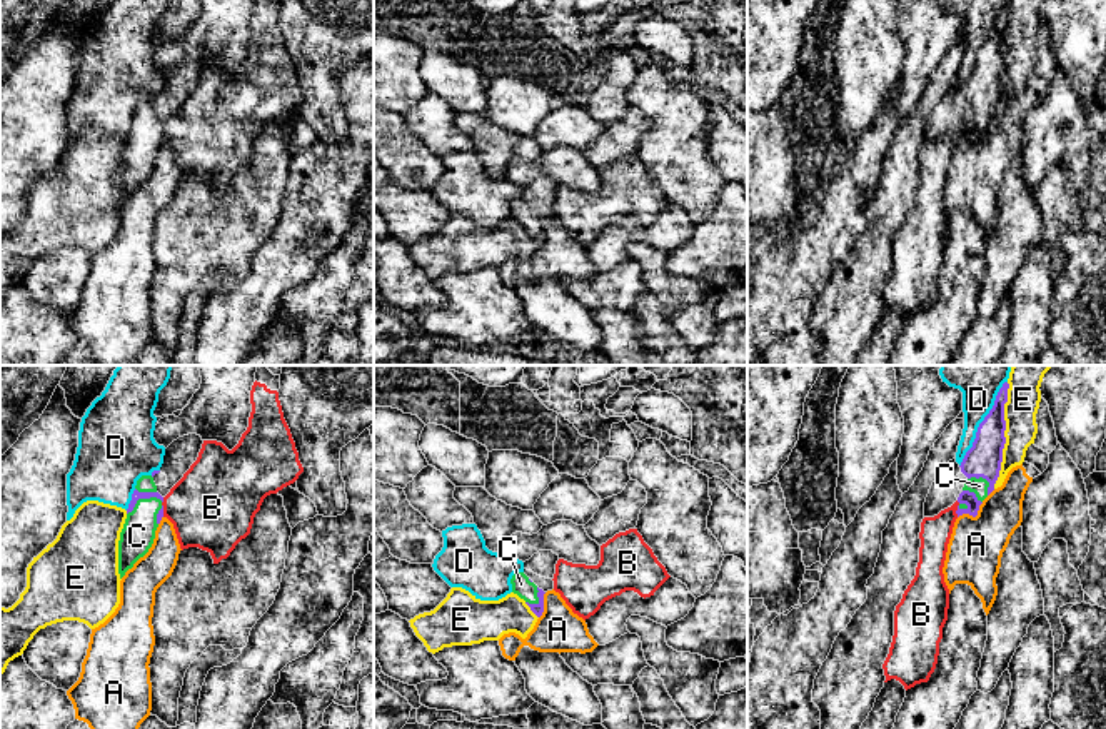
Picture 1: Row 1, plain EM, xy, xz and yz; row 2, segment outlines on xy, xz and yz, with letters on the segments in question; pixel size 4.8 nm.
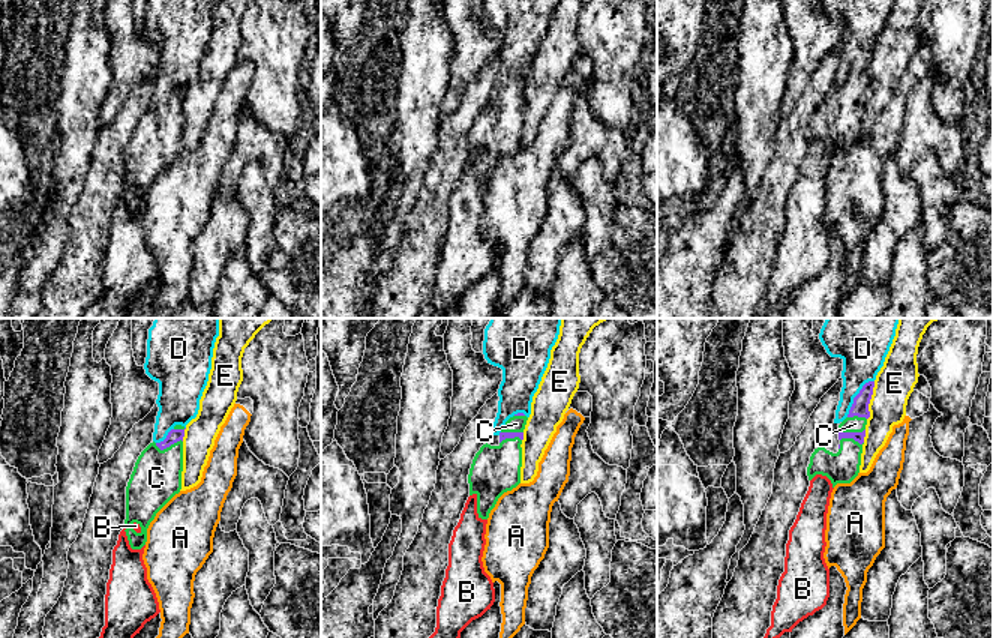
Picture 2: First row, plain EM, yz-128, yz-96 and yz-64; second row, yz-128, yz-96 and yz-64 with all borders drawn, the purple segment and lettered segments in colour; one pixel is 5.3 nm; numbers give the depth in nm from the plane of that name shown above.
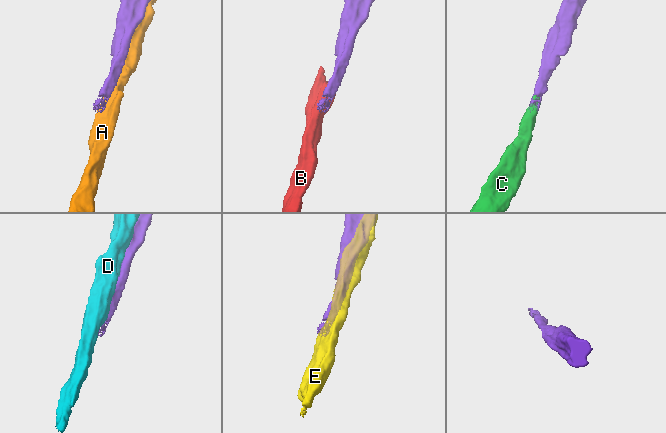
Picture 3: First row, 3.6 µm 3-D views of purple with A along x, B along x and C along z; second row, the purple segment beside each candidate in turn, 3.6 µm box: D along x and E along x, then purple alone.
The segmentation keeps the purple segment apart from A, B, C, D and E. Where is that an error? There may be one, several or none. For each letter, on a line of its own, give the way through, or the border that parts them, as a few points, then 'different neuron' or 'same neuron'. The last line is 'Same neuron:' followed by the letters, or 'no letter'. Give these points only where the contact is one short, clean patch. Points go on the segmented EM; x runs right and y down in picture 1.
A: different neuron
B: different neuron
C: across xy (135, 496), (142, 497), (142, 522), (137, 536) | same neuron
D: different neuron
E: different neuron
Same neuron: C

